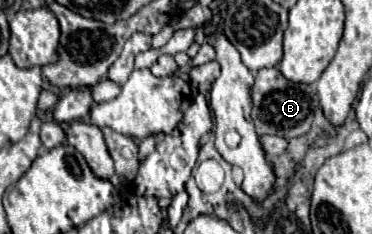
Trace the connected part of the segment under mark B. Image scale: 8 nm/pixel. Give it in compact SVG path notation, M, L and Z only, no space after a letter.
M262 68L256 74L256 82L252 88L252 120L256 126L256 132L262 134L276 134L284 138L296 138L304 136L310 130L310 124L314 120L314 110L318 106L316 92L310 84L296 84L282 76L278 68Z

